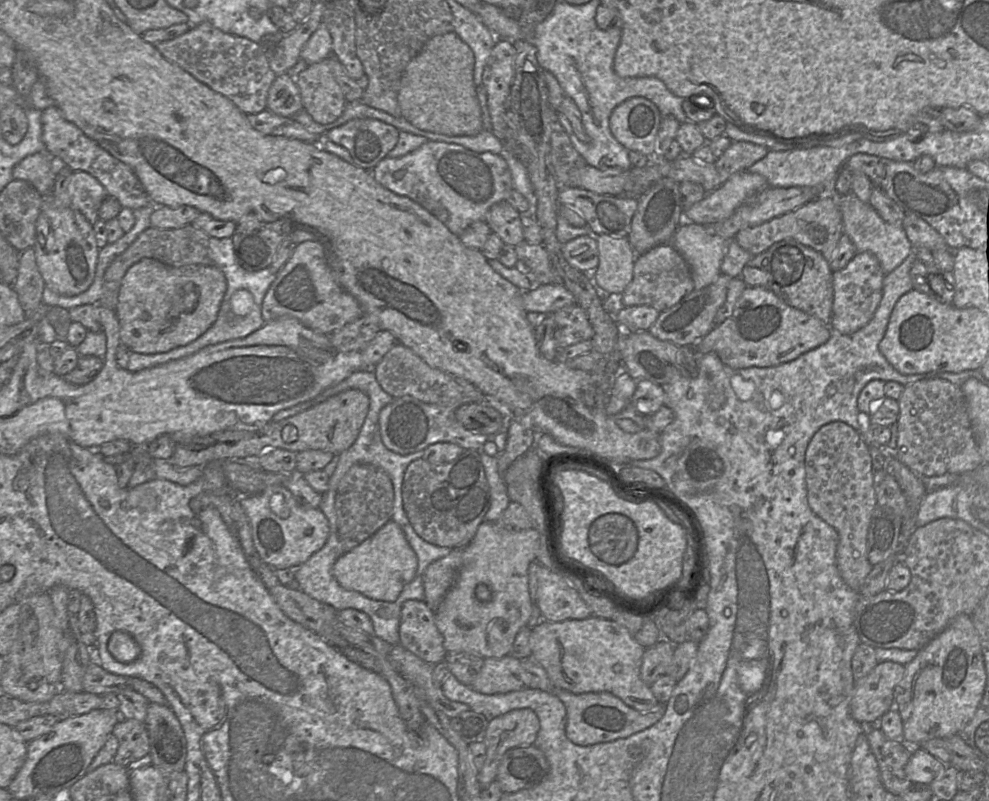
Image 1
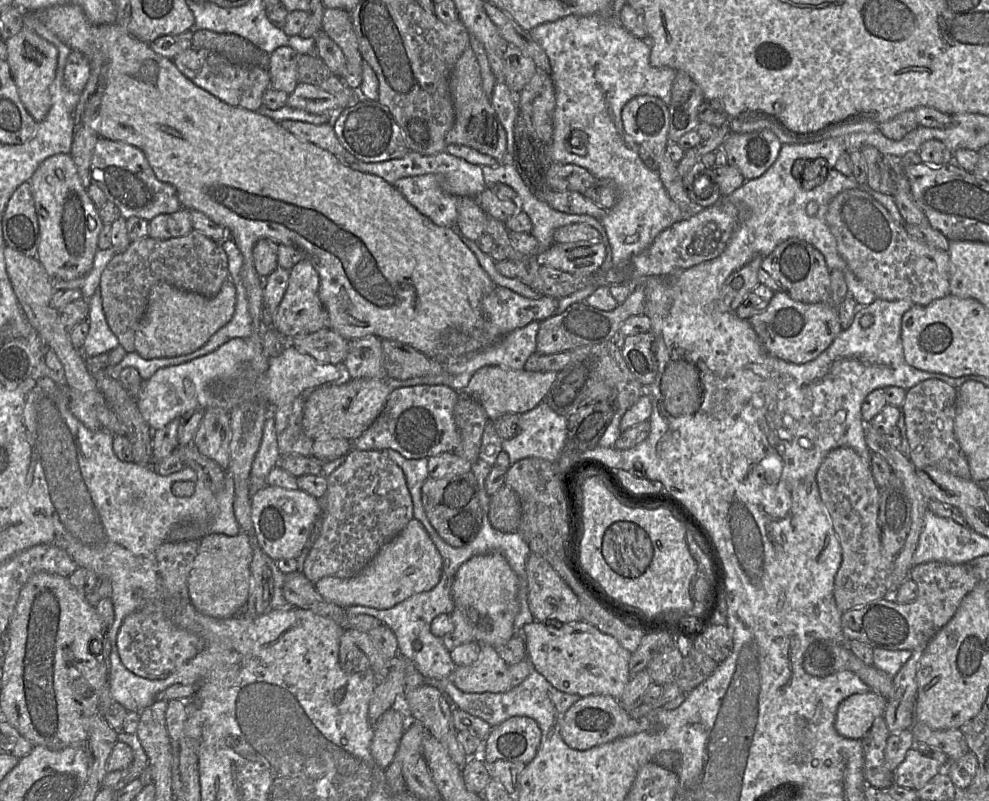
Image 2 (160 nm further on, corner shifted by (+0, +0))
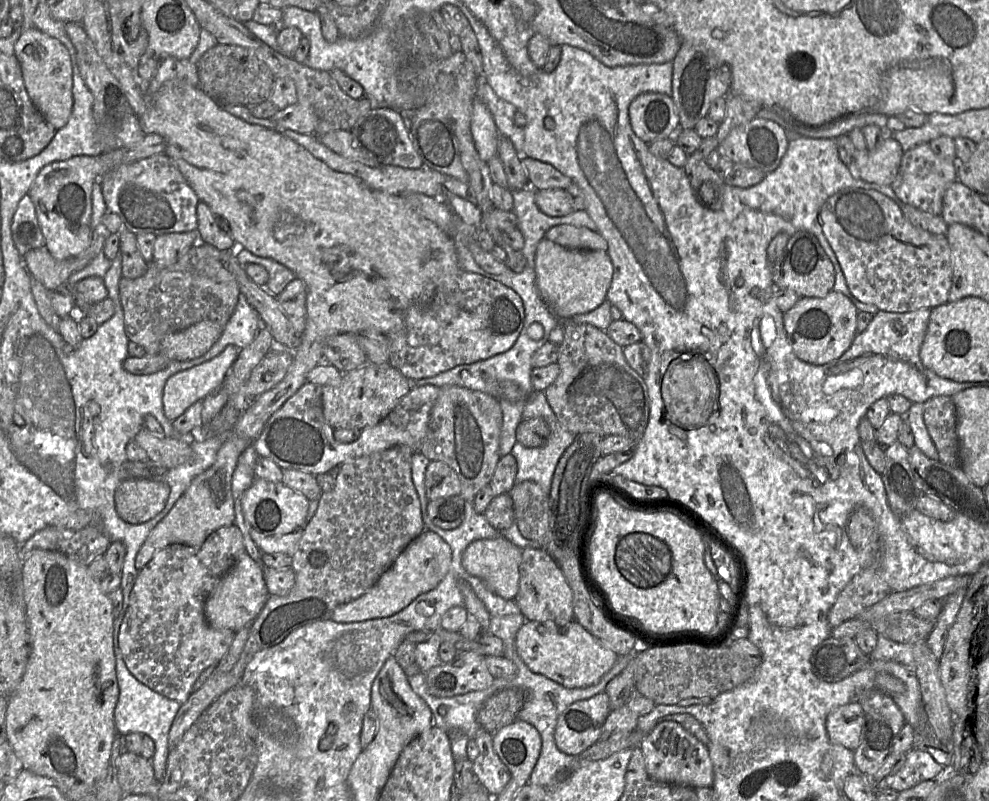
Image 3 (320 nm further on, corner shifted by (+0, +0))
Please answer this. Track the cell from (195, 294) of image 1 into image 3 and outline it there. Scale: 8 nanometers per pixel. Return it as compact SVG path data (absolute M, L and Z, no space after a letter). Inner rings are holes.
M203 320L190 327L166 335L160 343L160 353L170 361L189 361L203 356L220 338L224 327Z

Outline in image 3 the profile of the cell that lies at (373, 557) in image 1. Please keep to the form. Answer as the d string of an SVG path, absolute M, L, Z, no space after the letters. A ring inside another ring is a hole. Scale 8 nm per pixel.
M425 529L400 553L377 583L359 598L337 606L332 619L339 623L385 618L407 607L419 595L435 589L446 576L452 559L449 544L435 532Z

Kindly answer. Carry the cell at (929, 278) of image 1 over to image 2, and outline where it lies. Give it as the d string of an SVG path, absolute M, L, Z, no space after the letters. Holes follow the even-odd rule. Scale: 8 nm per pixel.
M845 190L830 202L825 216L838 251L855 277L876 299L911 300L926 306L950 293L951 261L948 251L922 244L897 223L869 193Z

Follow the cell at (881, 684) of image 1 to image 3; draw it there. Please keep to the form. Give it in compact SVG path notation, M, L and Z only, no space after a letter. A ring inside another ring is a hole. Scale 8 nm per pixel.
M850 702L835 708L828 714L825 726L832 743L854 751L860 743L865 726L861 705Z

